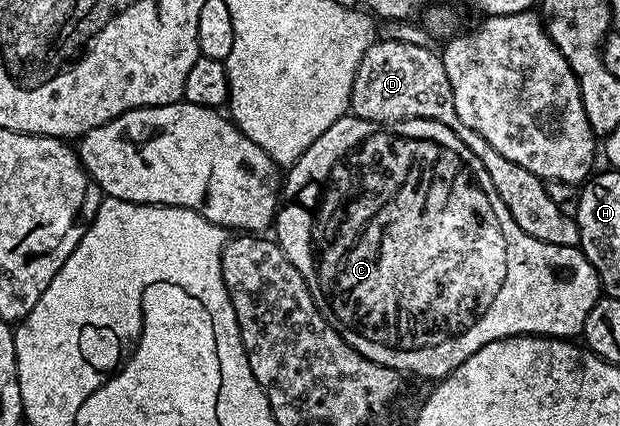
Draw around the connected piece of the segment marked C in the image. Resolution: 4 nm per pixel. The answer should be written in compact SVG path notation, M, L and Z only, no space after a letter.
M350 113L343 116L305 153L297 162L291 164L281 187L281 206L275 213L273 238L279 247L293 261L293 269L305 277L305 285L309 285L309 293L317 305L319 312L341 333L341 337L361 357L369 357L369 361L377 361L377 365L392 367L397 372L412 371L423 379L438 381L443 379L457 365L469 361L477 349L489 345L489 341L508 339L514 335L548 335L551 339L574 340L585 325L585 317L589 317L589 309L601 298L599 278L589 265L589 261L578 247L558 247L552 243L541 241L537 237L529 237L517 221L505 209L505 201L497 197L493 191L493 180L485 173L485 165L469 150L469 145L449 129L449 125L441 125L441 121L432 119L406 119L400 123L374 123L359 119Z

